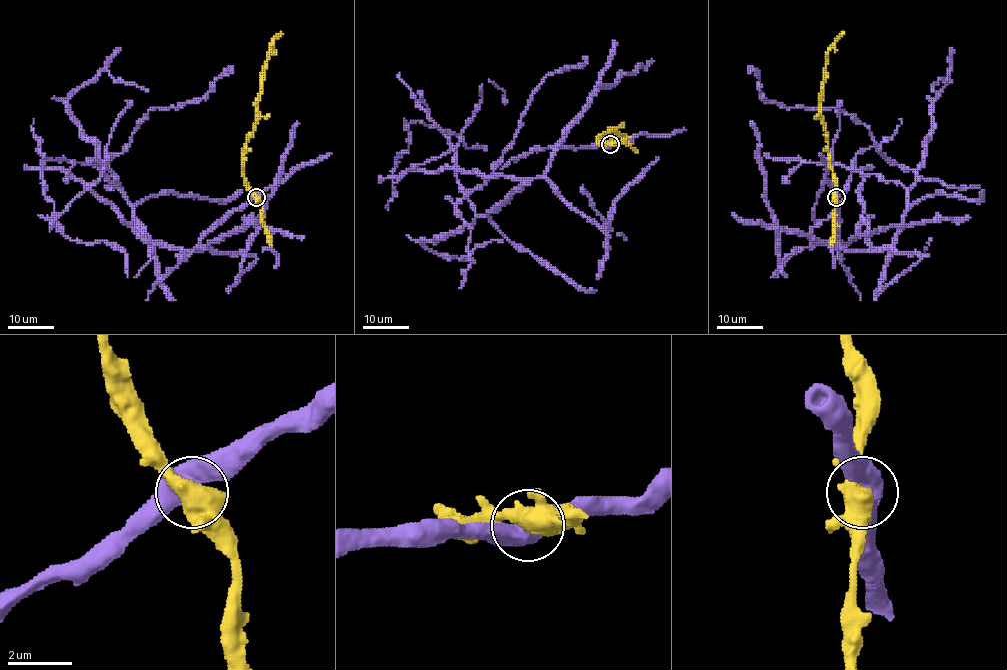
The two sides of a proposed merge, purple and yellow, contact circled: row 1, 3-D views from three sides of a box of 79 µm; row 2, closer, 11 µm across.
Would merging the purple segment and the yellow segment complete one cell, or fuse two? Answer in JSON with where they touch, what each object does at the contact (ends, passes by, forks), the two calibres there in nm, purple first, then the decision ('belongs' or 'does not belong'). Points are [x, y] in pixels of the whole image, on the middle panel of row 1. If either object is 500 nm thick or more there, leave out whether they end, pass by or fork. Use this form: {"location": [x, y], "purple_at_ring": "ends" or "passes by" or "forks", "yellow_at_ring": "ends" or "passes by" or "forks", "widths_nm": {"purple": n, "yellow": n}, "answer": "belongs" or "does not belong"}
{"location": [610, 144], "widths_nm": {"purple": 550, "yellow": 550}, "answer": "belongs"}

